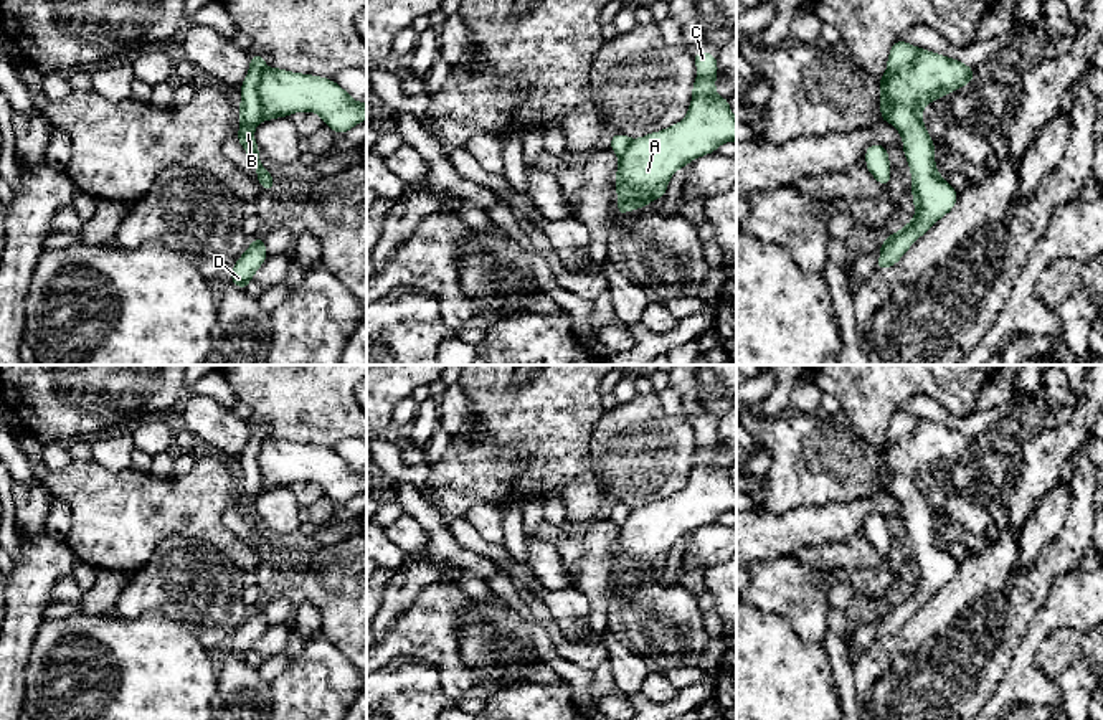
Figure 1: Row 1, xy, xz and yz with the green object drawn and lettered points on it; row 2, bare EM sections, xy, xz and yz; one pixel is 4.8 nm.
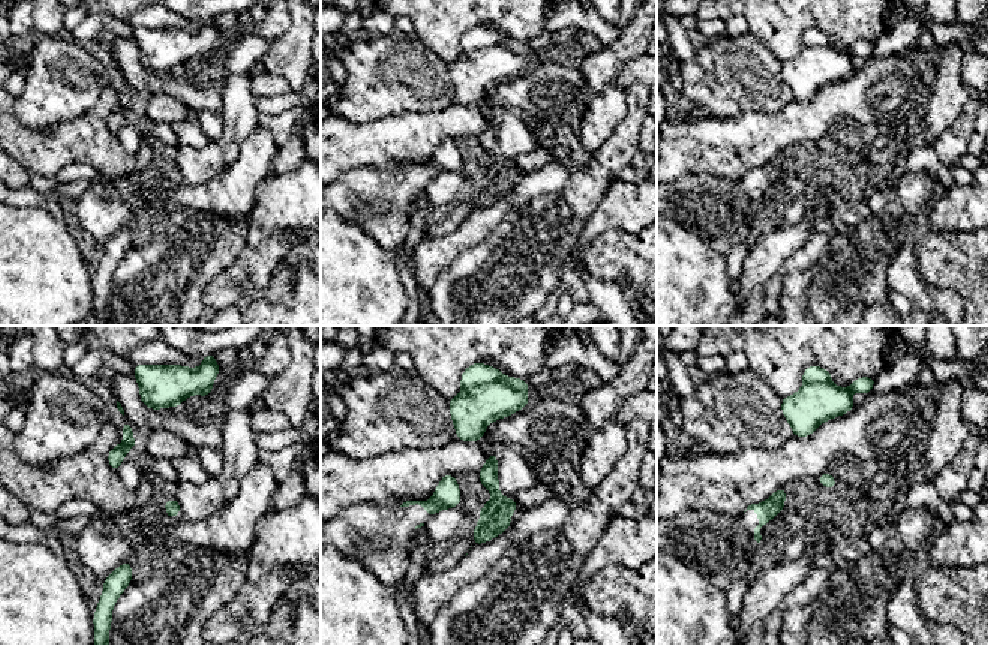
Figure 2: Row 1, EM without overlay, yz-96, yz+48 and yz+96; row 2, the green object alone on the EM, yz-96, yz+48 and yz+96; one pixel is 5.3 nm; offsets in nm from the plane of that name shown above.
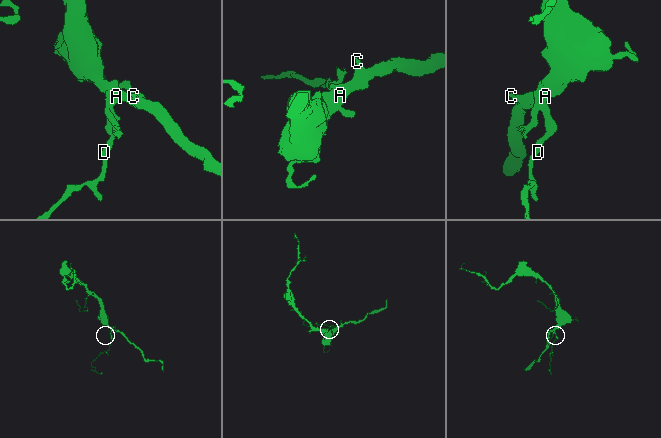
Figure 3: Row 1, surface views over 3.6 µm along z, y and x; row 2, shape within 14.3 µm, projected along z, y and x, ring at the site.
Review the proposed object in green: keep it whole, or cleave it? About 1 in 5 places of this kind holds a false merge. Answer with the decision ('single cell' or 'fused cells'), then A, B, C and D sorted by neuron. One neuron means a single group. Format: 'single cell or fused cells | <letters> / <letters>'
fused cells | A C D / B

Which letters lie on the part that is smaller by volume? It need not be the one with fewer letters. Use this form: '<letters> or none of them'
B

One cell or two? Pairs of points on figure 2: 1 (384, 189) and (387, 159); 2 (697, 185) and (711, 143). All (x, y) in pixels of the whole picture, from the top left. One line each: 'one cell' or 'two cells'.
1: two cells
2: two cells

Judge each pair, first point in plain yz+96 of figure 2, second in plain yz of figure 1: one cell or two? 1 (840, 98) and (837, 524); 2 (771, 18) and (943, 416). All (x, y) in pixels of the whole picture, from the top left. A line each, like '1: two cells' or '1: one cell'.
1: one cell
2: two cells

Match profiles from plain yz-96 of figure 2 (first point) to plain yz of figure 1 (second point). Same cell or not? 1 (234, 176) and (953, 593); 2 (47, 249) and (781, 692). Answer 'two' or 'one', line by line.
1: two
2: one

